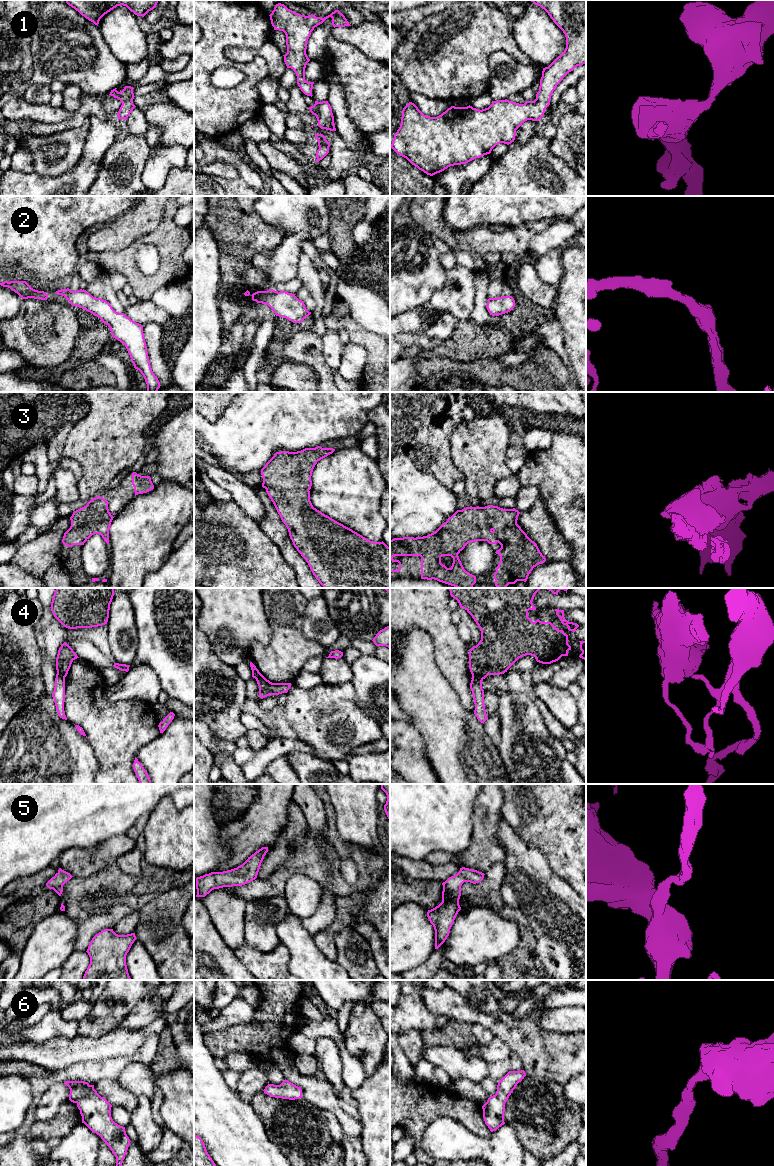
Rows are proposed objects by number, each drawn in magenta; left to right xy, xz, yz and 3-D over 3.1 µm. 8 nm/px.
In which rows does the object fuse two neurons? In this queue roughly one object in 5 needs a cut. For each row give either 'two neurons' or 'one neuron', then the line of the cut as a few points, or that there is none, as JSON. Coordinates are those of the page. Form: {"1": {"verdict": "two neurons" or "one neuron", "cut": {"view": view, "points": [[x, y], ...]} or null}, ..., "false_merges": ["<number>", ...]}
{"1": {"verdict": "one neuron", "cut": null}, "2": {"verdict": "one neuron", "cut": null}, "3": {"verdict": "one neuron", "cut": null}, "4": {"verdict": "two neurons", "cut": {"view": "yz", "points": [[472, 674], [476, 674], [482, 679]]}}, "5": {"verdict": "one neuron", "cut": null}, "6": {"verdict": "one neuron", "cut": null}, "false_merges": ["4"]}

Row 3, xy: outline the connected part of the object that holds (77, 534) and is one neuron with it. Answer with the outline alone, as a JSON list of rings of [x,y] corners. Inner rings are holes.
[[[103,497],[91,499],[86,506],[73,512],[71,526],[64,533],[62,543],[68,547],[84,545],[94,534],[100,534],[109,545],[109,529],[113,516],[108,509],[108,501]]]

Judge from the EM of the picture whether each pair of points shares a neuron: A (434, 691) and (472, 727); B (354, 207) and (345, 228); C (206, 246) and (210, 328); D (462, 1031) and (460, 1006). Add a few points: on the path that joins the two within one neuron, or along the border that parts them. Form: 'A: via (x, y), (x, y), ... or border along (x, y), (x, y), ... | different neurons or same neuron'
A: via (443, 700), (463, 720) | same neuron
B: via (349, 212), (345, 216), (345, 223) | same neuron
C: via (205, 266), (205, 308) | same neuron
D: border along (453, 1020), (468, 1022), (471, 1025) | different neurons

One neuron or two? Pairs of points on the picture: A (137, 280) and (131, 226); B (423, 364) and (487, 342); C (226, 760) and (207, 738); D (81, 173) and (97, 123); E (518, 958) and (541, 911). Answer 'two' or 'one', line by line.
A: two
B: two
C: one
D: two
E: two

